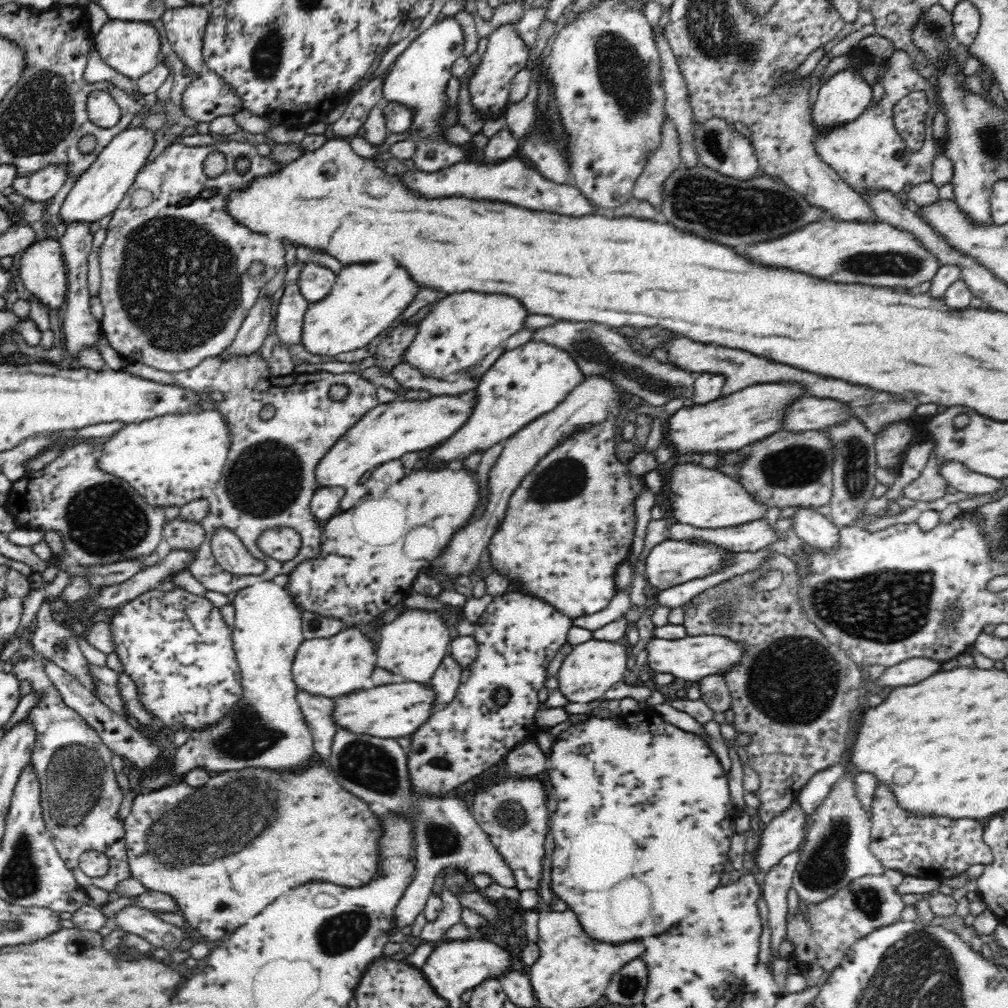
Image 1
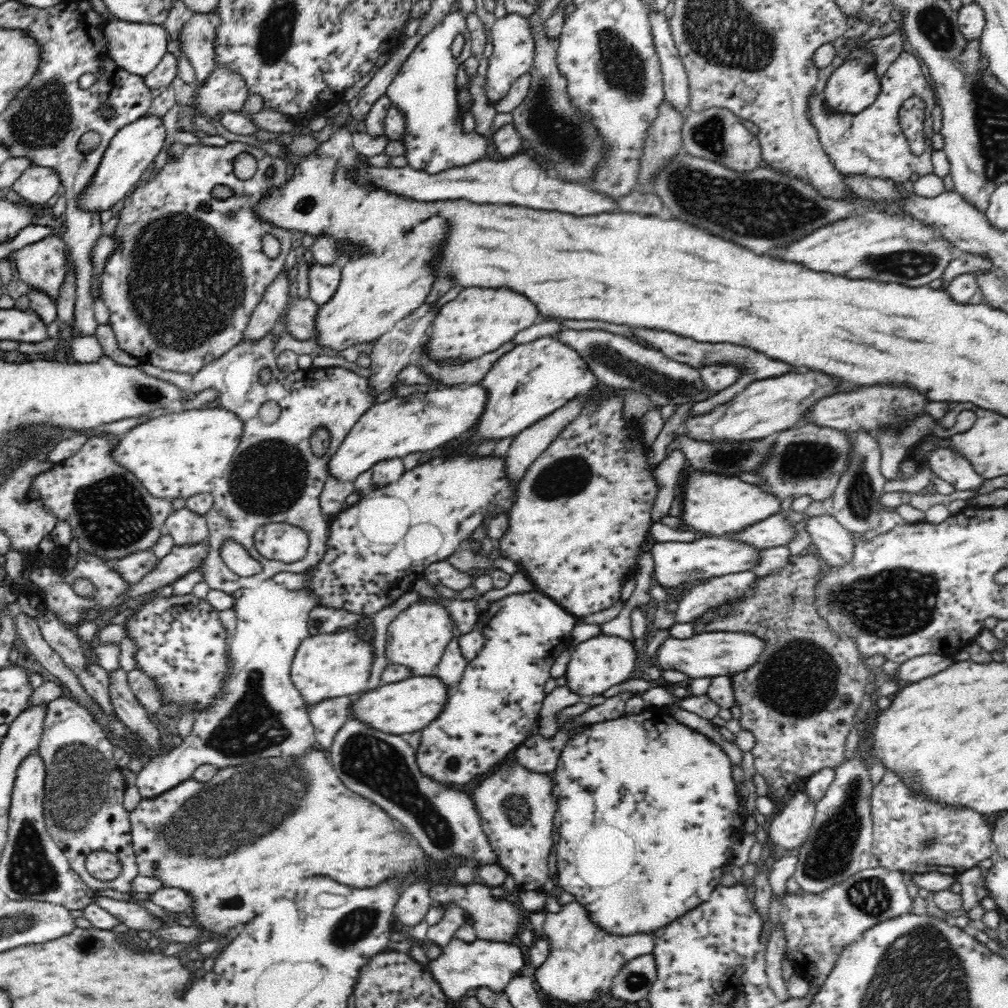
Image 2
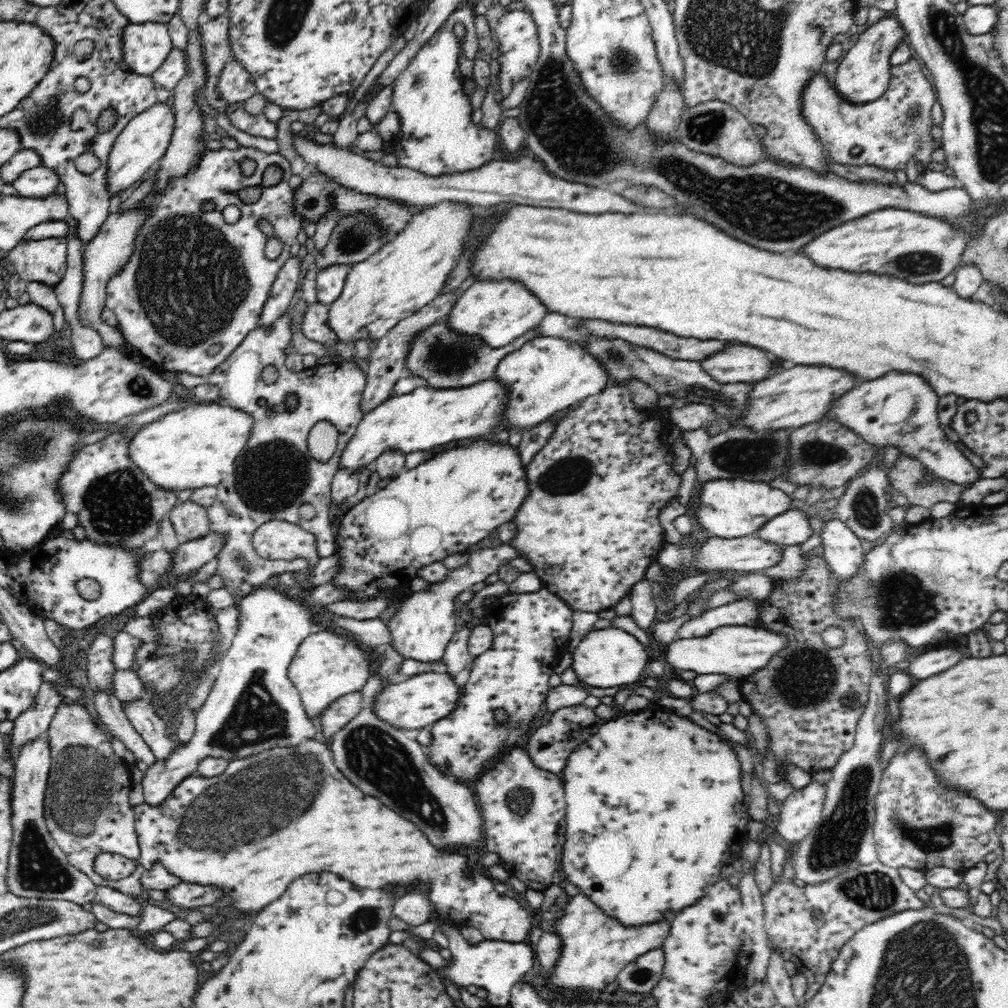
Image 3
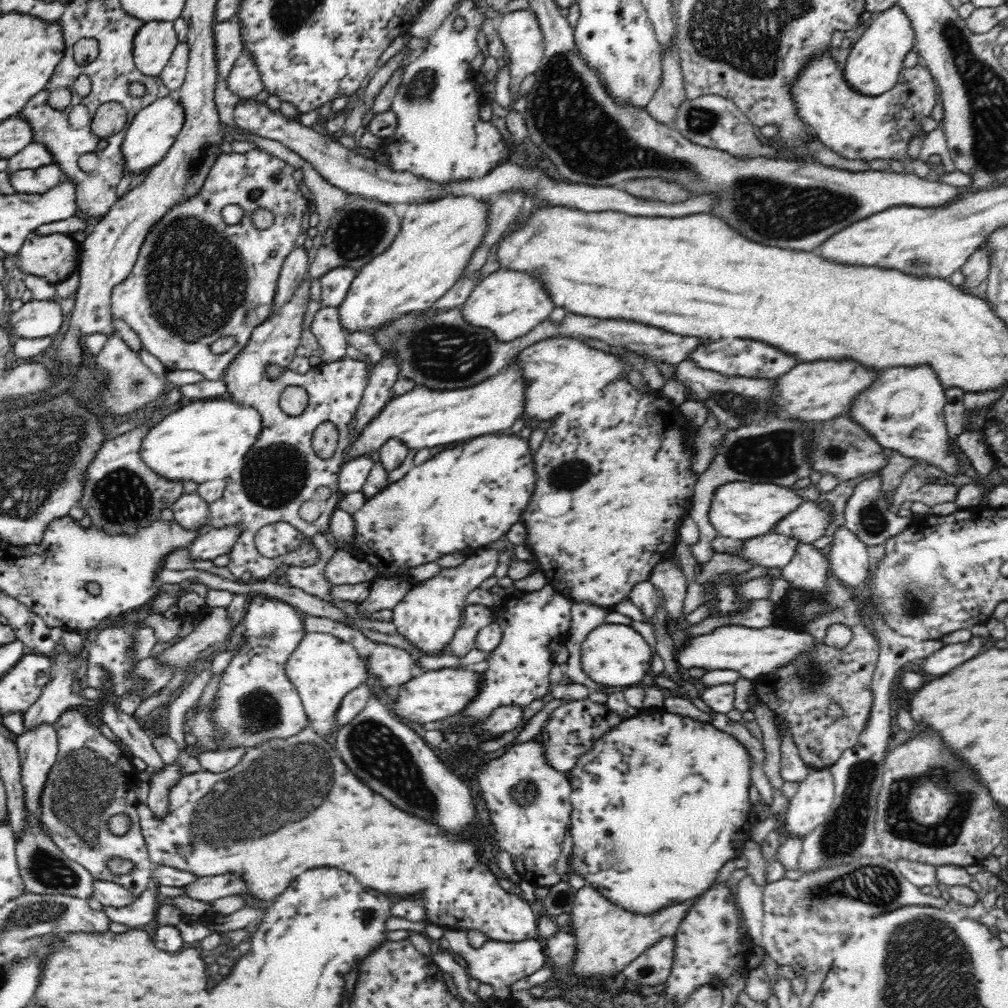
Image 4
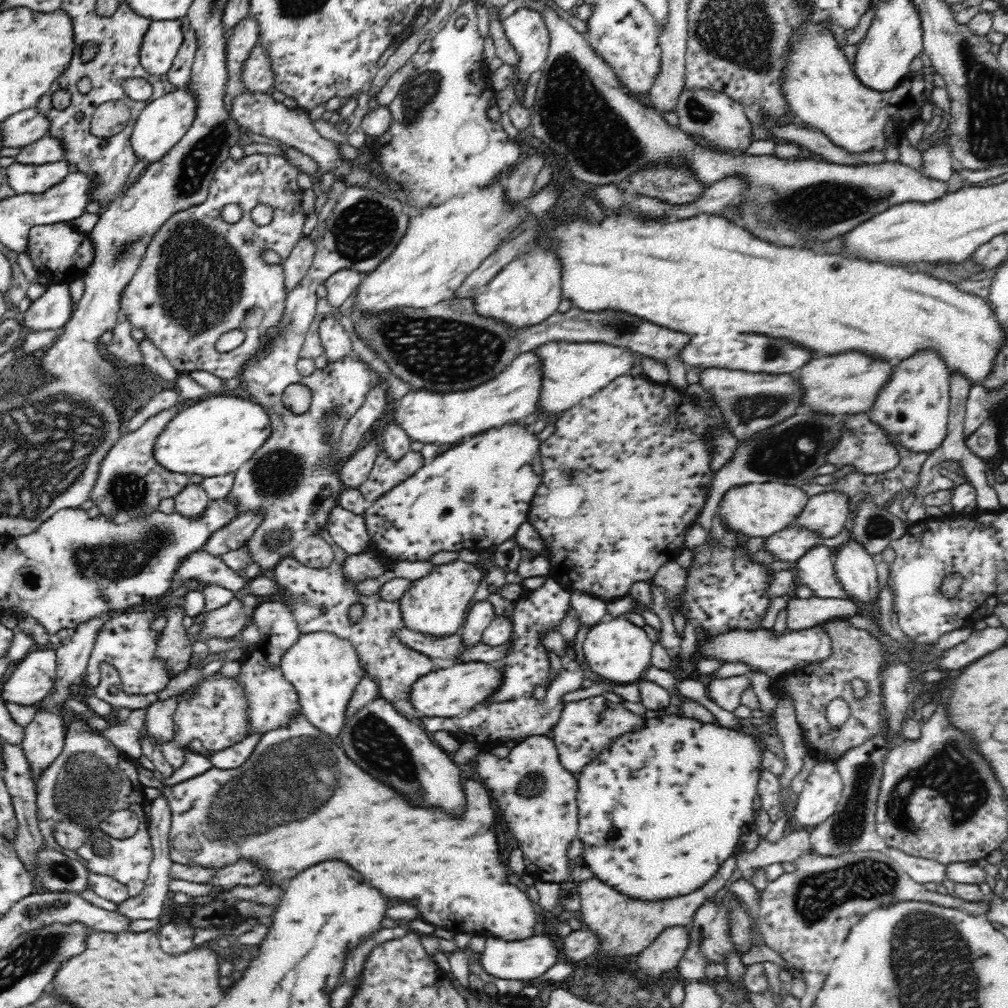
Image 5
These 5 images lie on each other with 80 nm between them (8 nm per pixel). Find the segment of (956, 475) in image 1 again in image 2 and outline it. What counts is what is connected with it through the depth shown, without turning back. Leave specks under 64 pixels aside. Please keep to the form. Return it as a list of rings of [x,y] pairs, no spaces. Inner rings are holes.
[[[946,444],[927,458],[926,466],[942,480],[953,485],[956,490],[978,491],[989,480],[981,477],[970,462],[954,453],[952,449],[948,449]]]

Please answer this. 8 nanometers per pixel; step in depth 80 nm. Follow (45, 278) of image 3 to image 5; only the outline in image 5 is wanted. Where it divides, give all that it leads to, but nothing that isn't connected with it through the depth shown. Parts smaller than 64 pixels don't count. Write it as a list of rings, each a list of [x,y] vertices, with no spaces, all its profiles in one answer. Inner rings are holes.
[[[56,223],[53,225],[40,225],[30,229],[26,253],[31,259],[34,269],[44,274],[50,284],[70,285],[84,274],[90,260],[94,258],[94,245],[90,243],[89,235],[79,233],[66,225]]]

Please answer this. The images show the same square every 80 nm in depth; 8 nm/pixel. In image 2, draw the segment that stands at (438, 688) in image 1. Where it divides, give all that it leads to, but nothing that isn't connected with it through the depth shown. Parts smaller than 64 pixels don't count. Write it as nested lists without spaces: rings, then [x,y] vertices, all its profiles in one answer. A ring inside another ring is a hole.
[[[458,634],[453,637],[450,644],[445,648],[440,662],[436,666],[435,675],[446,685],[446,694],[455,690],[461,681],[466,668],[466,659],[460,653],[458,647]]]

